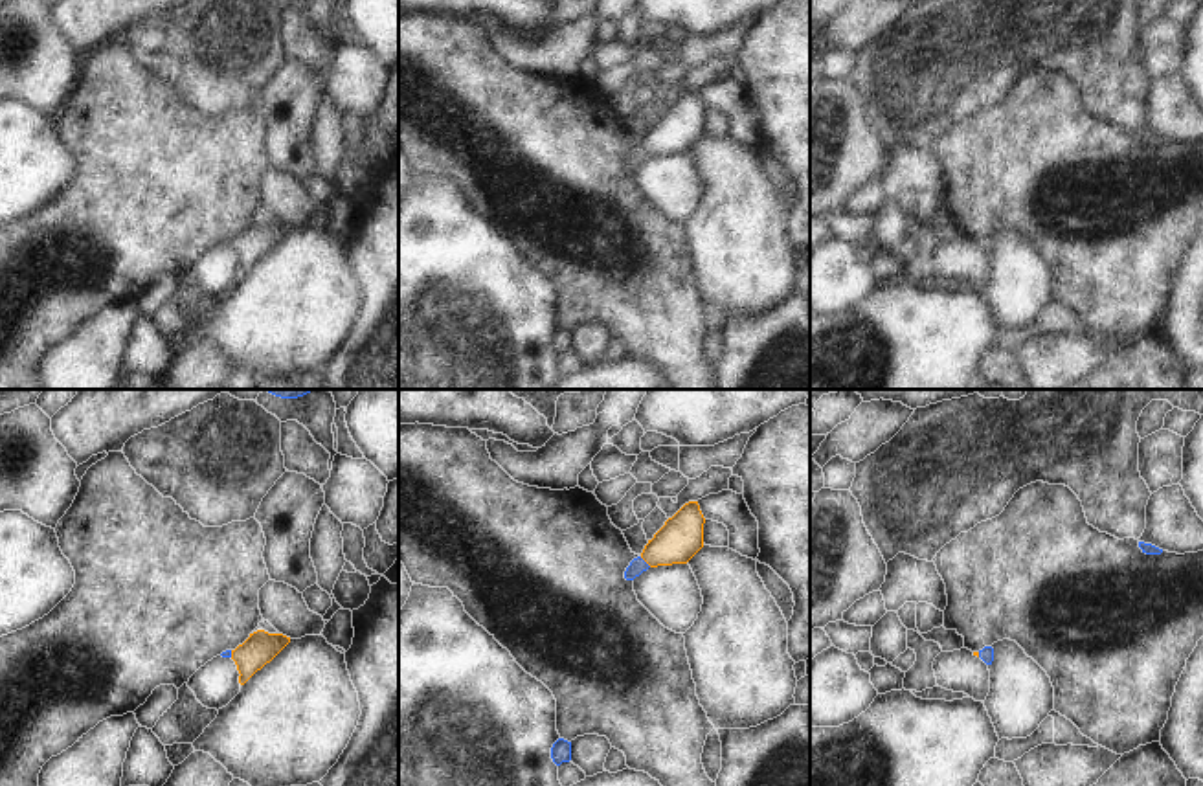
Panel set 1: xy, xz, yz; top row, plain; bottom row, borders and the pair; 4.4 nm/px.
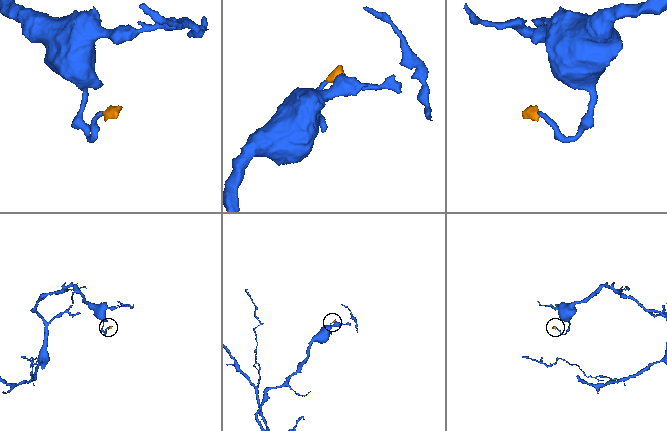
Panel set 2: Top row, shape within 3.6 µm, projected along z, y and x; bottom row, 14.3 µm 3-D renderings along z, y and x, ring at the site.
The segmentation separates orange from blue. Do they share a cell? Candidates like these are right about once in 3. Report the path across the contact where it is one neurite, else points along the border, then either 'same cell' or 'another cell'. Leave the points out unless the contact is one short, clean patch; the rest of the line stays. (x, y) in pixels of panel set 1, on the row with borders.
across xz (680, 538), (645, 561), (638, 566) | same cell

